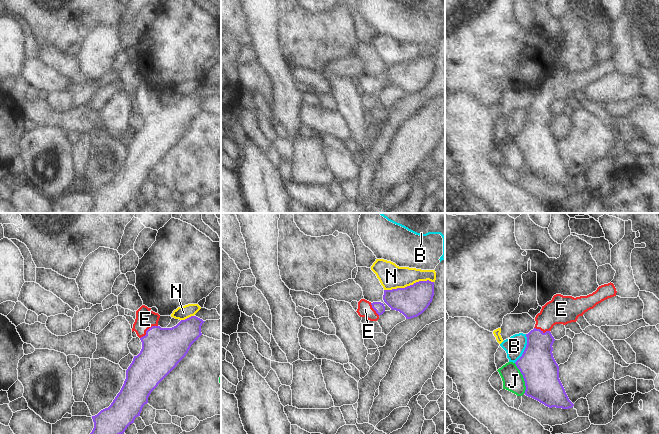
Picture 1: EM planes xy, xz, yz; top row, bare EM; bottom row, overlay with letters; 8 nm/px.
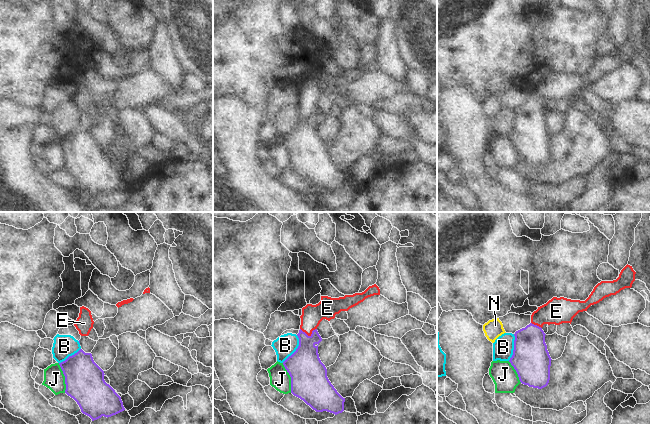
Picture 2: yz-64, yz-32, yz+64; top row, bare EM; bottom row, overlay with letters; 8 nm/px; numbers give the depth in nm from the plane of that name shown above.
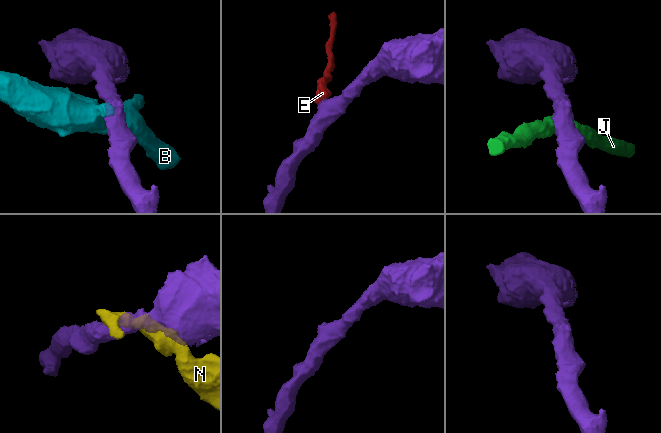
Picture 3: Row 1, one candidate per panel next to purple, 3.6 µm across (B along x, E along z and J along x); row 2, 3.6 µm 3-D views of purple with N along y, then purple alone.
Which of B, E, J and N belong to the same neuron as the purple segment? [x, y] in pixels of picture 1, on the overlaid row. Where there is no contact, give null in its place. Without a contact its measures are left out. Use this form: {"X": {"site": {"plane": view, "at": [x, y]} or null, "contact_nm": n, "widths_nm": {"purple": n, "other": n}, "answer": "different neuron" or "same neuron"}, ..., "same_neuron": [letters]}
{"B": {"site": {"plane": "yz", "at": [525, 348]}, "contact_nm": 260, "widths_nm": {"purple": 300, "other": 160}, "answer": "different neuron"}, "E": {"site": {"plane": "xy", "at": [147, 330]}, "contact_nm": 180, "widths_nm": {"purple": 340, "other": 160}, "answer": "same neuron"}, "J": {"site": {"plane": "yz", "at": [523, 377]}, "contact_nm": 260, "widths_nm": {"purple": 300, "other": 170}, "answer": "different neuron"}, "N": {"site": {"plane": "xz", "at": [408, 286]}, "contact_nm": 400, "widths_nm": {"purple": 240, "other": 200}, "answer": "different neuron"}, "same_neuron": ["E"]}

